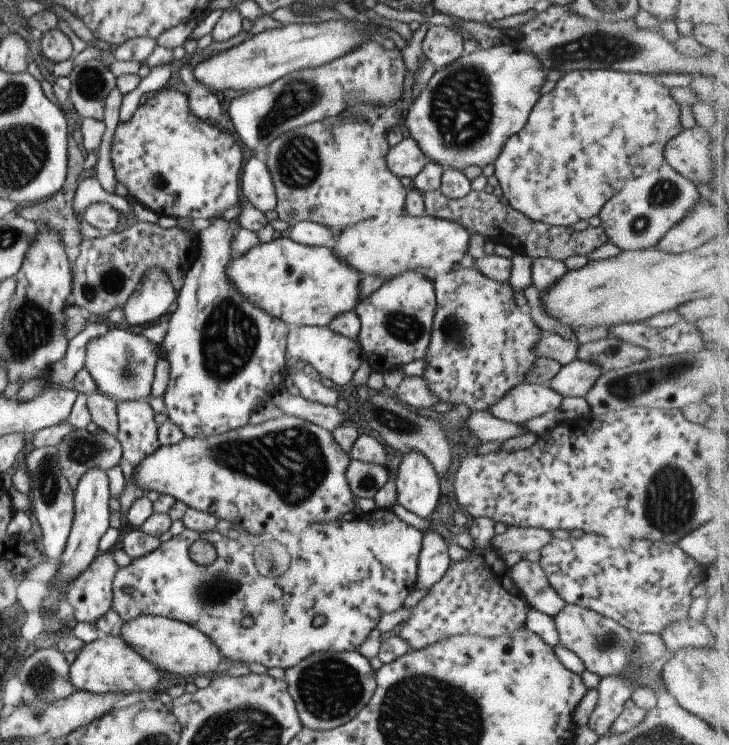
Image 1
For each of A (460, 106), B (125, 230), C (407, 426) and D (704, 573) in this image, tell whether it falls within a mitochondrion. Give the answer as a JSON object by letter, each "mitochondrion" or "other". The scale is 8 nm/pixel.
{"A":"mitochondrion","B":"other","C":"mitochondrion","D":"other"}

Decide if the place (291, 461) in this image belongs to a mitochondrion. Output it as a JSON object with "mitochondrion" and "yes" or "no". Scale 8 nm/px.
{"mitochondrion":"yes"}

